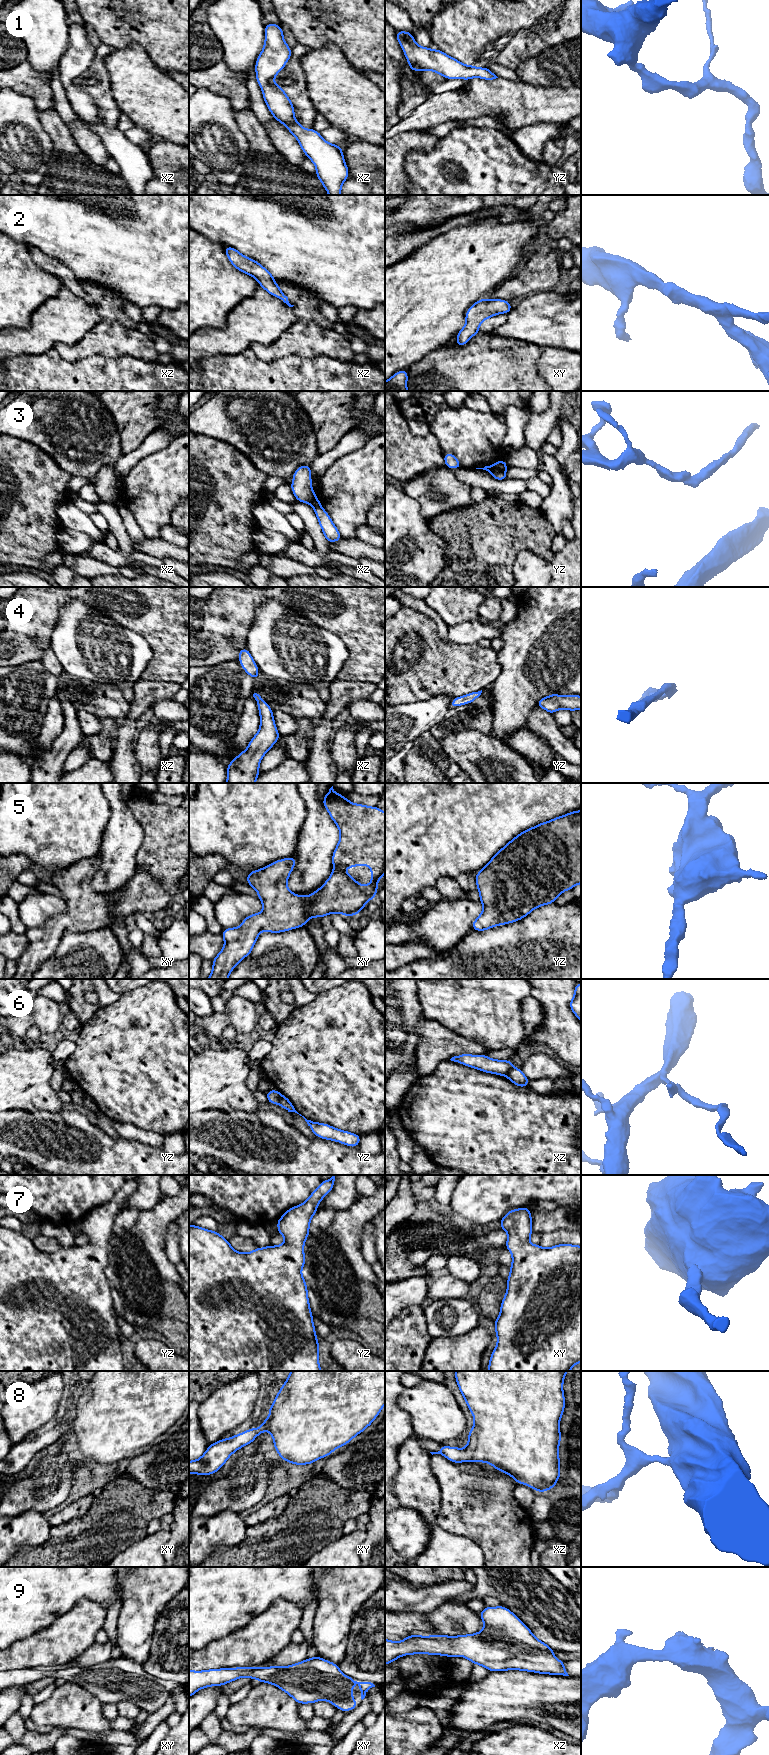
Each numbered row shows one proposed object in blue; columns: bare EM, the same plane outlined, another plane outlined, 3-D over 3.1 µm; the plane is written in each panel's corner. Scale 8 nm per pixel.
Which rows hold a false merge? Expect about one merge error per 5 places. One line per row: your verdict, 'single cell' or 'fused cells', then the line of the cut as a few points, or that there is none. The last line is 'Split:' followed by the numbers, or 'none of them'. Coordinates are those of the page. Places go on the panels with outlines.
1: single cell | no cut
2: single cell | no cut
3: fused cells | yz (506, 465), (495, 469), (491, 473)
4: single cell | no cut
5: single cell | no cut
6: fused cells | yz (282, 1095), (278, 1103)
7: single cell | no cut
8: single cell | no cut
9: single cell | no cut
Split: 3, 6

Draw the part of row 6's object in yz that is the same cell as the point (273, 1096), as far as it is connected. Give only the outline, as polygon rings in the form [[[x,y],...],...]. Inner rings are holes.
[[[269,1090],[266,1093],[267,1096],[267,1101],[271,1104],[279,1104],[280,1098],[281,1098],[281,1093],[278,1090]]]

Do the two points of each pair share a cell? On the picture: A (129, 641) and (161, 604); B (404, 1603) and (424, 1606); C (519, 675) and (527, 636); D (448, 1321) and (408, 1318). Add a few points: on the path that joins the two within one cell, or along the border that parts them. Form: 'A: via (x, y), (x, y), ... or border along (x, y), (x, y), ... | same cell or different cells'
A: border along (115, 621), (138, 633), (152, 649) | different cells
B: via (409, 1603), (419, 1603) | same cell
C: via (519, 665), (527, 646) | same cell
D: border along (423, 1307), (426, 1330), (432, 1338) | different cells

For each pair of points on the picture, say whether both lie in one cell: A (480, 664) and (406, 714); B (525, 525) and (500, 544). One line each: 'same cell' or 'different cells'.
A: different cells
B: same cell

